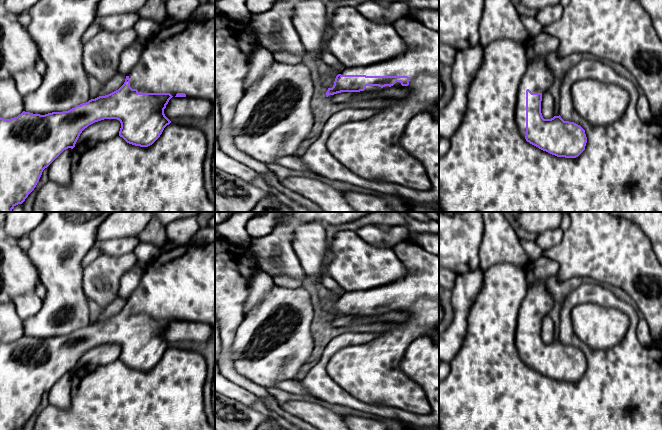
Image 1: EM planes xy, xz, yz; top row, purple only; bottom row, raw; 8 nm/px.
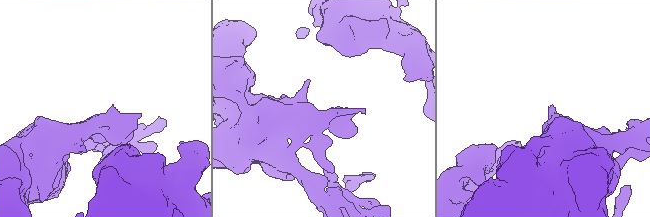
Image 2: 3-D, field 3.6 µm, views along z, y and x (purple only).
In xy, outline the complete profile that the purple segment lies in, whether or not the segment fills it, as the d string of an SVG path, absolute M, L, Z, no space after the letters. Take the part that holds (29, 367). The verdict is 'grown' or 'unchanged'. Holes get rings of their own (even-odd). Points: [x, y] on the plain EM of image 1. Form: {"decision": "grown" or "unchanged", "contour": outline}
{"decision": "grown", "contour": "M215 241L162 249L160 254L146 265L140 284L126 300L124 308L108 319L91 323L68 335L45 339L23 335L11 343L0 341L0 430L22 428L36 411L43 394L64 374L73 373L82 355L95 346L117 343L121 347L119 360L127 367L140 371L152 369L171 347L165 340L164 333L172 321L193 321L215 327Z"}

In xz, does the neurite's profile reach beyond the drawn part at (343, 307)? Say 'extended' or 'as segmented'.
extended

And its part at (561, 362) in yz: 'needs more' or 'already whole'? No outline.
needs more

